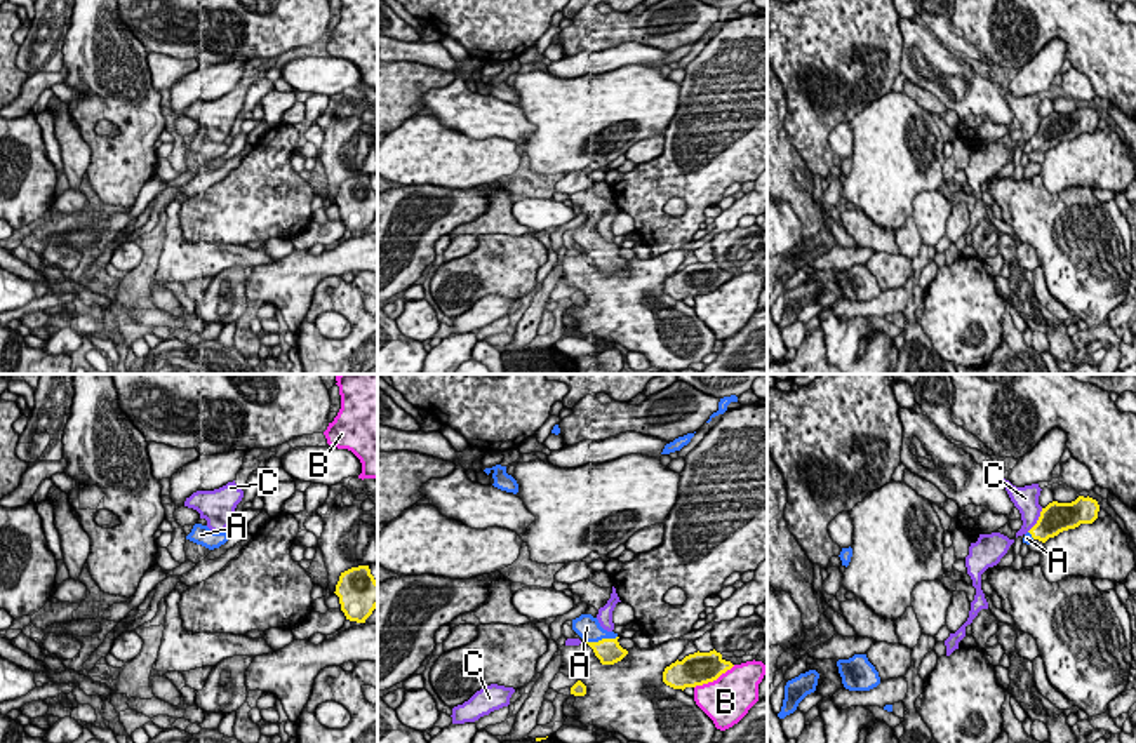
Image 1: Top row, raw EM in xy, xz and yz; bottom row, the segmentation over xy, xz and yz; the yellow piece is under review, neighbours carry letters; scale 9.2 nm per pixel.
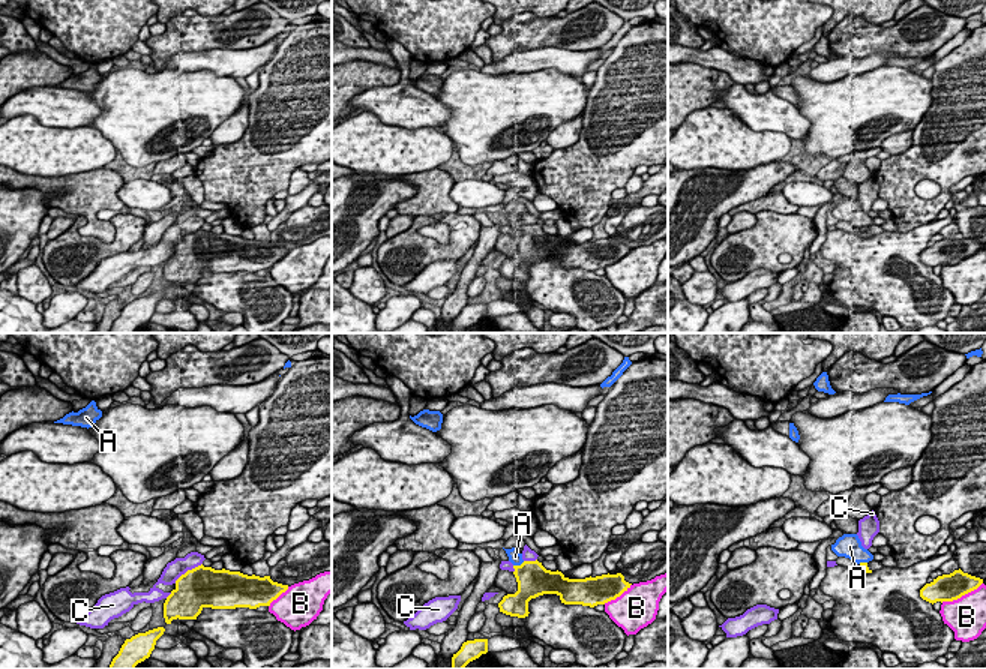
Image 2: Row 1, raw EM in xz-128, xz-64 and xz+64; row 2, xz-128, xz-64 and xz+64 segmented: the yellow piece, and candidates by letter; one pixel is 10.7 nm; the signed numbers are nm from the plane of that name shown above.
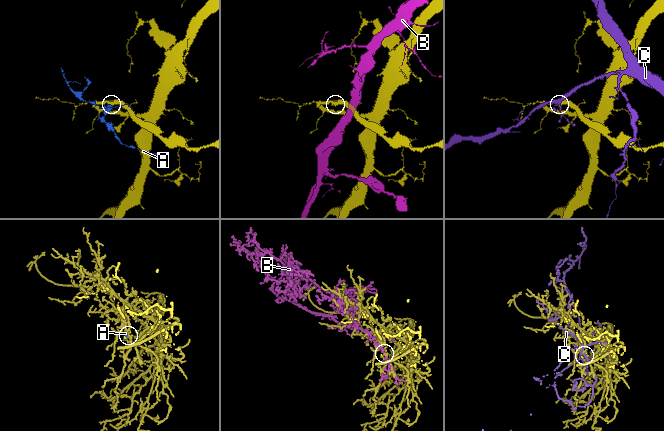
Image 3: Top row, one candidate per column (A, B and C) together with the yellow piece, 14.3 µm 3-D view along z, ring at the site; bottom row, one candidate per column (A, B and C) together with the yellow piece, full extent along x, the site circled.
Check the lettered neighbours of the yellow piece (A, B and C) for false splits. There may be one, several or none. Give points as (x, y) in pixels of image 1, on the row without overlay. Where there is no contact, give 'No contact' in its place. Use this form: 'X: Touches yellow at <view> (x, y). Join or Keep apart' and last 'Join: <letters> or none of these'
A: Touches yellow at xz (602, 249). Join
B: Touches yellow at xz (714, 289). Keep apart
C: Touches yellow at yz (1037, 131). Keep apart
Join: A

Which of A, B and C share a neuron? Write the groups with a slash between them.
A / B / C

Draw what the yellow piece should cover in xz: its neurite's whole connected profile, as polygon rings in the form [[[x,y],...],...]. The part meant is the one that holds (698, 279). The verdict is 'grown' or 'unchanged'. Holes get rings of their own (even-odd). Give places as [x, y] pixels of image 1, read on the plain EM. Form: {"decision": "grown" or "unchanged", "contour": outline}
{"decision": "unchanged", "contour": [[[715,259],[710,263],[694,263],[682,271],[675,271],[663,282],[663,292],[673,299],[696,298],[717,291],[734,275],[725,271]]]}

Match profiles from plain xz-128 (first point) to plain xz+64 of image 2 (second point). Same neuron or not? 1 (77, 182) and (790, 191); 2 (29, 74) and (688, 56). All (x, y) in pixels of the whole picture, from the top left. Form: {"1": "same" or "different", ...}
{"1": "different", "2": "different"}

